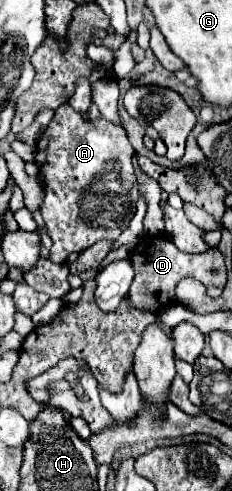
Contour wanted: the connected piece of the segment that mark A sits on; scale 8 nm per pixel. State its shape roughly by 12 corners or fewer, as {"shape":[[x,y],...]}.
{"shape":[[54,113],[34,159],[50,259],[136,213],[124,127]]}

